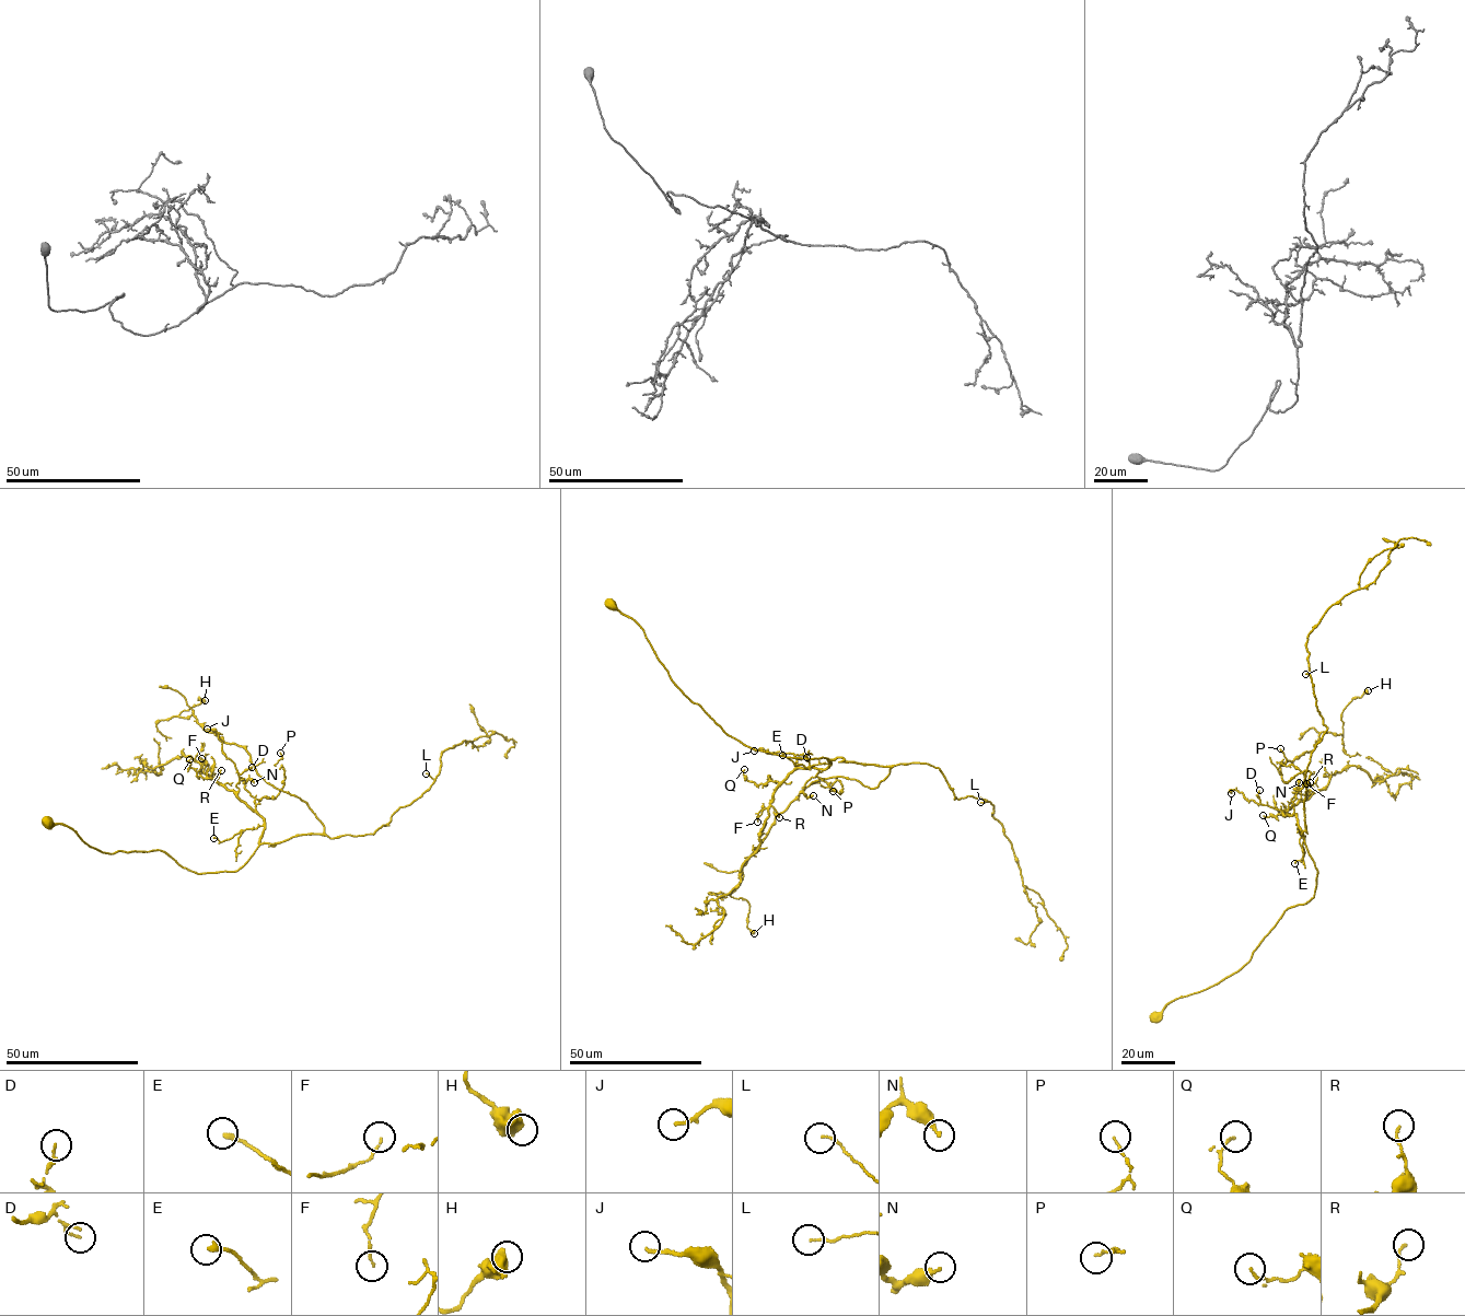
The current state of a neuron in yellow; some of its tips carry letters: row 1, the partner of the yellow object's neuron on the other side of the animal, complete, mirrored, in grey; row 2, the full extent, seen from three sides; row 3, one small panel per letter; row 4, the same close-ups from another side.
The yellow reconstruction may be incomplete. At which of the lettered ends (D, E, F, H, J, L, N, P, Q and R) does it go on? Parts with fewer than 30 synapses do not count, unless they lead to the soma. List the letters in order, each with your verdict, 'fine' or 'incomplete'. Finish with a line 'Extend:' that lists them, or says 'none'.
D: fine
E: fine
F: fine
H: fine
J: fine
L: fine
N: fine
P: incomplete
Q: fine
R: fine
Extend: P

